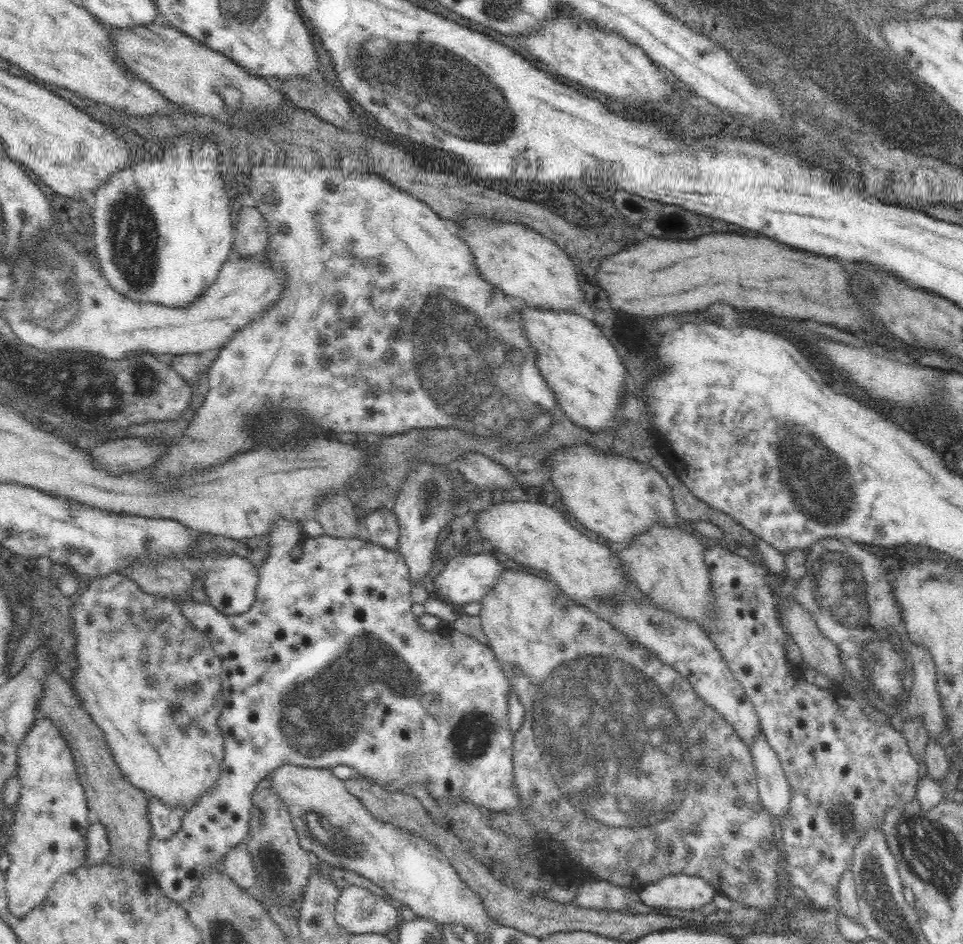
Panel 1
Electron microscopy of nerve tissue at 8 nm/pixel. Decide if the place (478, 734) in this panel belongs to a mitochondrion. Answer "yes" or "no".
yes

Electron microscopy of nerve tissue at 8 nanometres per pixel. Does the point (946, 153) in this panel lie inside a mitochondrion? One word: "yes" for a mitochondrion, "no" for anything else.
yes

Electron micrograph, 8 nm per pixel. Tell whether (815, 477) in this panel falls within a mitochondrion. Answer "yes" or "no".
yes

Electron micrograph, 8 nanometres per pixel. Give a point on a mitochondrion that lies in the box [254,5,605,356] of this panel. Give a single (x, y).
(464, 101)

